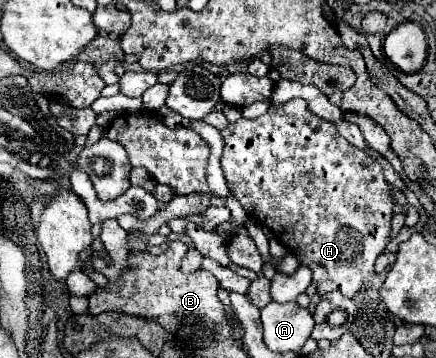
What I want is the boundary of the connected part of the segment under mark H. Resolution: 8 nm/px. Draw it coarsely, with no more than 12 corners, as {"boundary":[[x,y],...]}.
{"boundary":[[302,99],[222,131],[248,217],[354,297],[390,241],[380,165]]}

